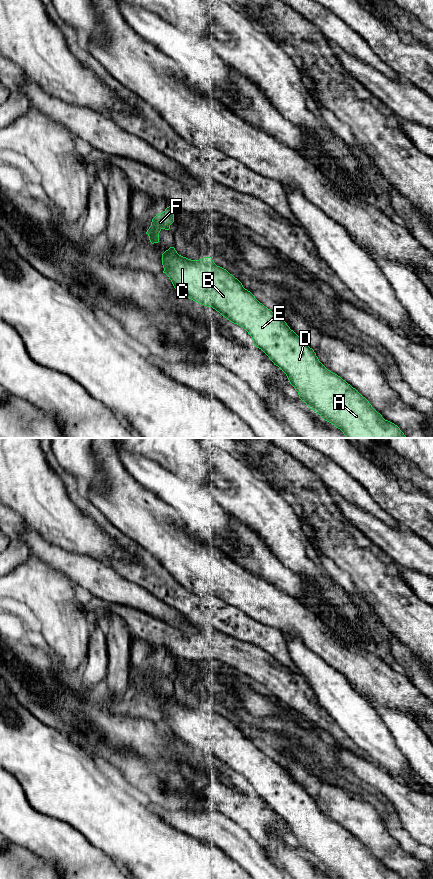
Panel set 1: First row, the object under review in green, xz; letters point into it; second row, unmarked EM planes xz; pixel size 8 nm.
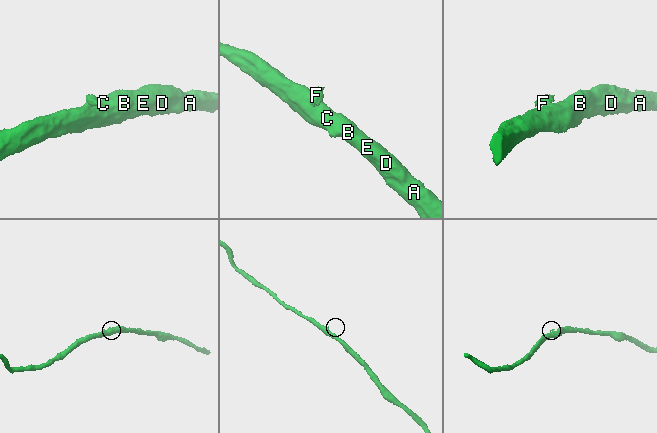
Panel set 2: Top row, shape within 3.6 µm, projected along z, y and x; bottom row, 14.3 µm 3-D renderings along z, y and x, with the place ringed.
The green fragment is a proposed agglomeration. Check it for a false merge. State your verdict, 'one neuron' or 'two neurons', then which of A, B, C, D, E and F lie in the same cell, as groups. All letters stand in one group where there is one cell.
two neurons; groups A B C D E / F

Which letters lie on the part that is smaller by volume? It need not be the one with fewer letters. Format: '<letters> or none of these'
F

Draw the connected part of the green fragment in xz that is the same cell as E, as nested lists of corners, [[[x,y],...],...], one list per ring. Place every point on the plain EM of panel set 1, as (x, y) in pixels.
[[[170,695],[162,702],[162,713],[163,721],[169,725],[176,738],[197,751],[212,755],[230,770],[243,775],[252,785],[253,792],[286,822],[290,832],[298,840],[299,846],[325,869],[341,879],[401,879],[397,873],[385,868],[355,836],[337,822],[329,819],[319,809],[314,798],[290,777],[284,767],[260,751],[237,726],[226,717],[217,714],[211,705],[191,708],[179,703],[174,695]]]

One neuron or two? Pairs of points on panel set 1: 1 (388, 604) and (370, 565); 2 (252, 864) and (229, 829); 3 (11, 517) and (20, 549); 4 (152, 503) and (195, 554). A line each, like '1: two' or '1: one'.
1: one
2: one
3: one
4: one

